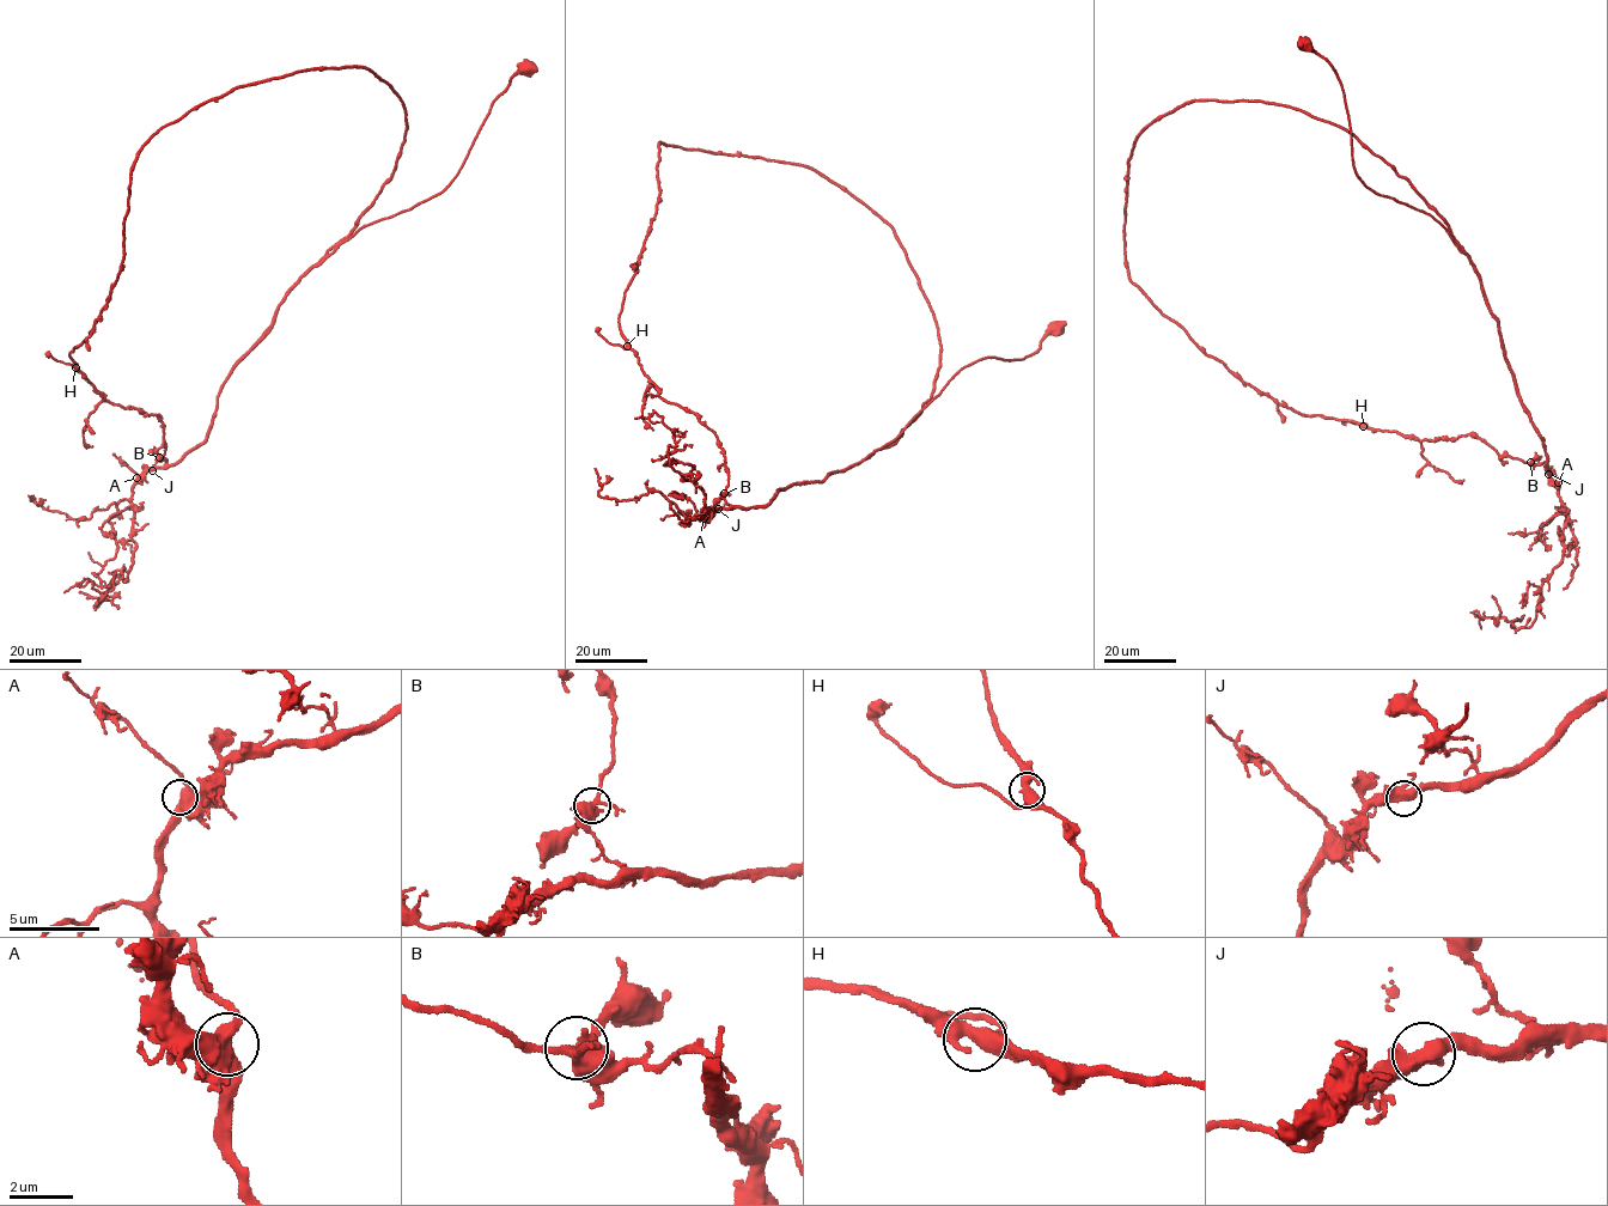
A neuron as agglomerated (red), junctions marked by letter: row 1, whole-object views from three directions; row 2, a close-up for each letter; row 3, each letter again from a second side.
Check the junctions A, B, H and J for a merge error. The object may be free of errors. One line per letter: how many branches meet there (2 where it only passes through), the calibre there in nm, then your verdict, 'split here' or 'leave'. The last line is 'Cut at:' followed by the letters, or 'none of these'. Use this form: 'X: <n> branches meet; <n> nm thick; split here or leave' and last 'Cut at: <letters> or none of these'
A: 3 branches meet; 500 nm thick; leave
B: 4 branches meet; 460 nm thick; leave
H: 4 branches meet; 420 nm thick; leave
J: 3 branches meet; 440 nm thick; leave
Cut at: none of these

